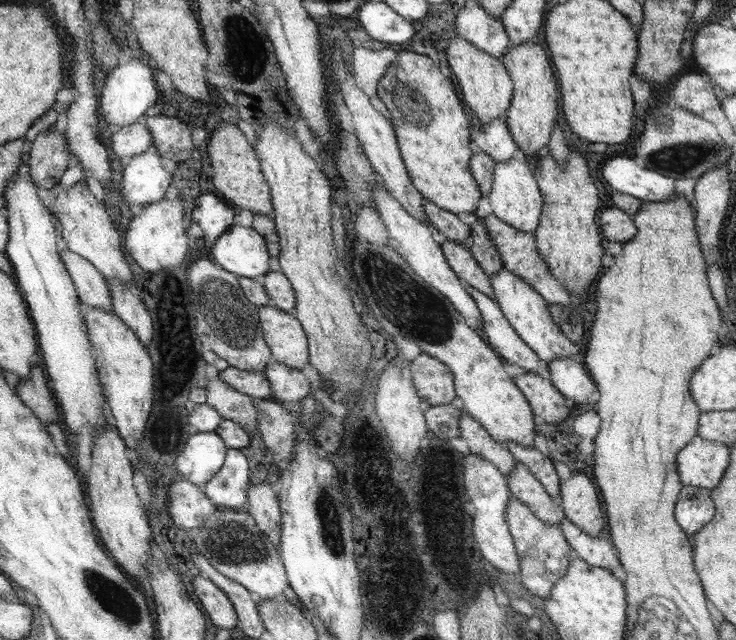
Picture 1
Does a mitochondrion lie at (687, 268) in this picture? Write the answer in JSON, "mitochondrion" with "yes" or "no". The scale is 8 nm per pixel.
{"mitochondrion":"no"}

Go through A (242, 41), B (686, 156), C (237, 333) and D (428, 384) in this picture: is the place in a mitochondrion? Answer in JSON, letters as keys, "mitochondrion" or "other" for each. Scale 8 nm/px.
{"A":"mitochondrion","B":"mitochondrion","C":"mitochondrion","D":"other"}

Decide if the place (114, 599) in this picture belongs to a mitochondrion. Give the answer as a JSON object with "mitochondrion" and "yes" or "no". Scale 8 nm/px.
{"mitochondrion":"yes"}

